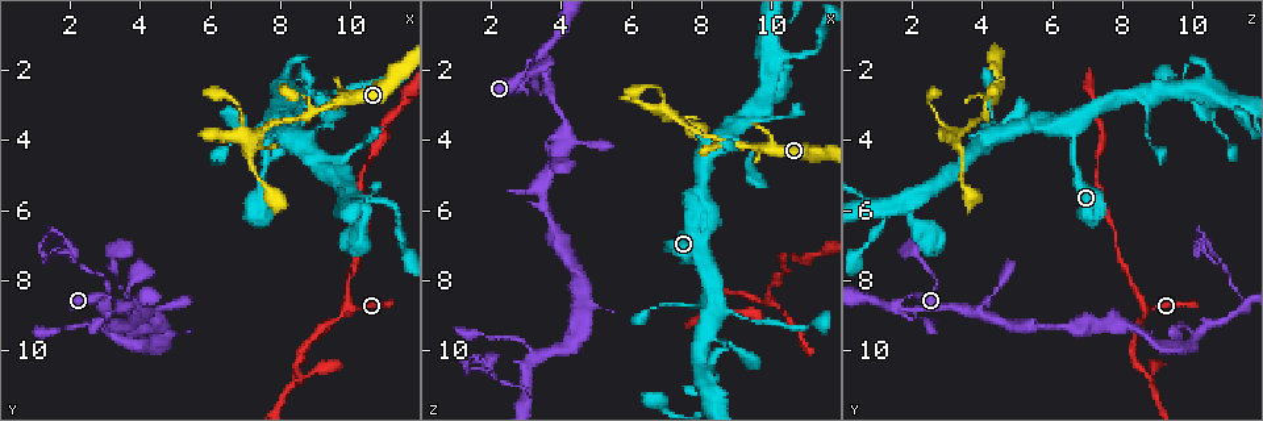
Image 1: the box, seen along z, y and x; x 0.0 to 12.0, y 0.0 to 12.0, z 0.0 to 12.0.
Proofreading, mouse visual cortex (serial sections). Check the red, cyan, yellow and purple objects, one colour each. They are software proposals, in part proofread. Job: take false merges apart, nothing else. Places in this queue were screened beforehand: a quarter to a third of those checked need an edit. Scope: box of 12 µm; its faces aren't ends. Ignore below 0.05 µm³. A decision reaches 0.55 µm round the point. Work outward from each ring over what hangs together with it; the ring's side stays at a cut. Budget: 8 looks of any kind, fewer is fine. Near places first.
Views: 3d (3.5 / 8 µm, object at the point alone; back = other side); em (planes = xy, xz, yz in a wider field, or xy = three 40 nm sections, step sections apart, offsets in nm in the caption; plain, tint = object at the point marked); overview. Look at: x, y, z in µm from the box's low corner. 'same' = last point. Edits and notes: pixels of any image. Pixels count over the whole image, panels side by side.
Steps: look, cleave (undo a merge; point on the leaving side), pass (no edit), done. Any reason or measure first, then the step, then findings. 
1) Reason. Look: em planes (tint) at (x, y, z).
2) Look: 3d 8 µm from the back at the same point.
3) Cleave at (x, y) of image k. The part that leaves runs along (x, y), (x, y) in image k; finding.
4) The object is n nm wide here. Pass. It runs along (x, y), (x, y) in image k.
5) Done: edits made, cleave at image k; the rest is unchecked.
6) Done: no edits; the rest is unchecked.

Look: 3d 3.5 µm at (9.0, 3.2, 4.1).

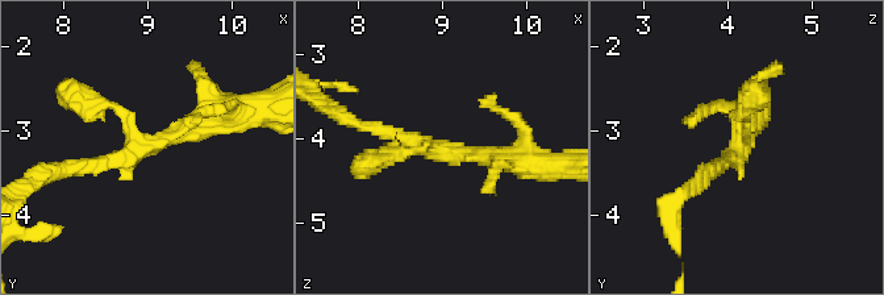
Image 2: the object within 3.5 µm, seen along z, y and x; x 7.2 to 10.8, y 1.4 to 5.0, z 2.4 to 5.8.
Look: em xy step 2 (tint) at (8.95, 3.20, 4.15).

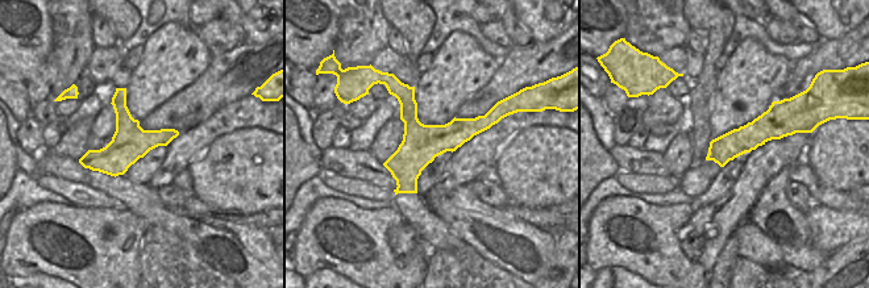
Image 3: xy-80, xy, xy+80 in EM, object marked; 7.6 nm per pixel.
Another direction. Look: em planes (tint) at the same point.

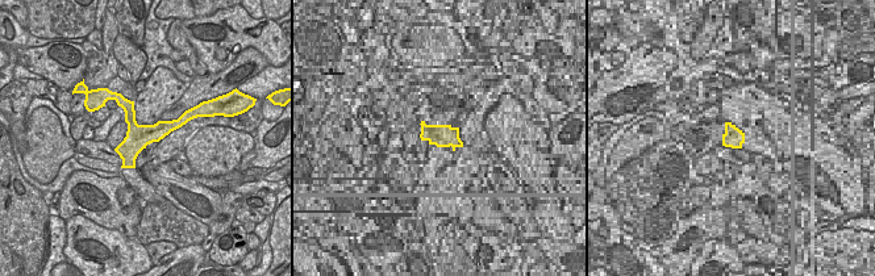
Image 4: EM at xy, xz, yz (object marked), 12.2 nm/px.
Pass. It runs along (224, 117), (66, 170) in image 2; continuous, no second cell.

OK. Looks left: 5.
Three arms meet. Look: 3d 3.5 µm at (7.4, 3.9, 3.4).

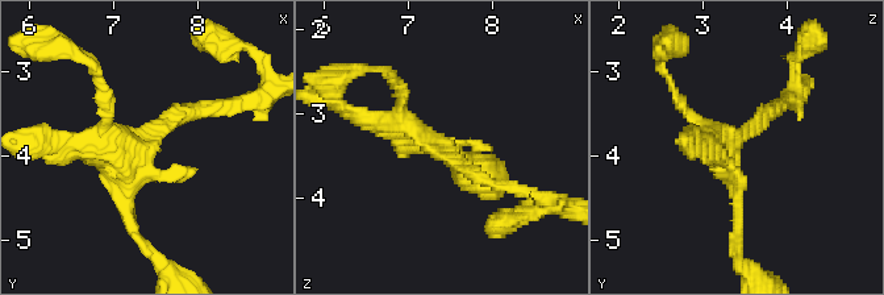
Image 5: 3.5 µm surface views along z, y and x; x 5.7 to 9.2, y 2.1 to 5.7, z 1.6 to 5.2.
Shape alone is not enough. Look: em planes (tint) at (7.35, 3.80, 3.45).

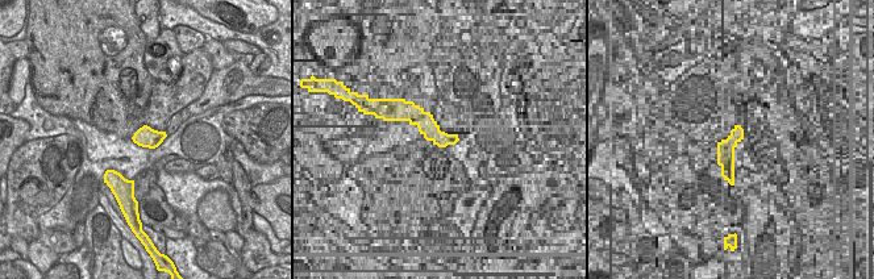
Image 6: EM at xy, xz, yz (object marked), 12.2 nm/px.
Pass. It runs along (504, 186), (399, 119), (362, 119) in image 5; all the same cell.

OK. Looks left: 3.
Thin arm on a thick one. Look: 3d 3.5 µm at (8.6, 2.8, 8.9).

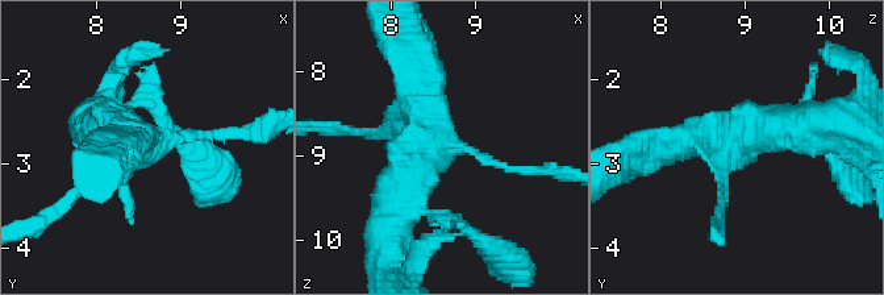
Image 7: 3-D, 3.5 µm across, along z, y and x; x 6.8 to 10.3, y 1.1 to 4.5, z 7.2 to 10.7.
4 arms meet here; the arms are 100, 100, 450, 500 nm wide; shape alone is not enough. Look: em xy step 1 (tint) at (8.65, 2.80, 8.90).

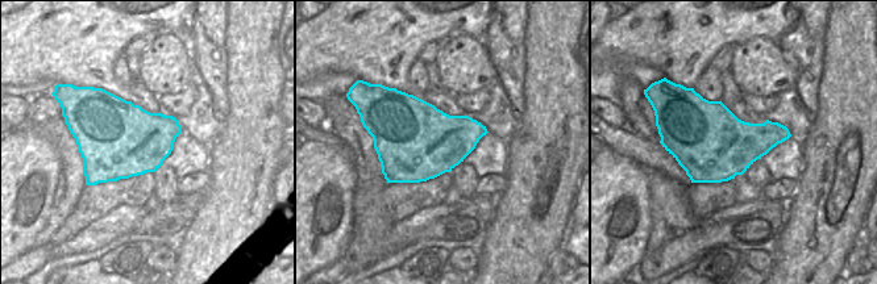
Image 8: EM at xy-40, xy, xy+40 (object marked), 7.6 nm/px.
Look: em xy step 2 (tint) at the same point.

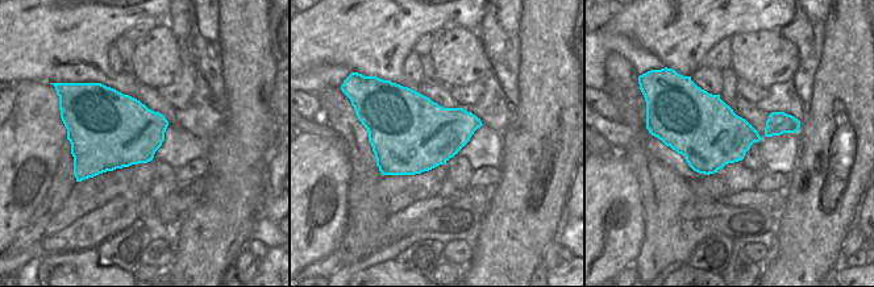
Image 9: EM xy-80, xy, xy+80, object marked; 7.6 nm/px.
The object is 600 nm wide here. Pass. It runs along (649, 152), (810, 124) in image 7; one cell here.

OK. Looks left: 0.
Done: no edits; the rest is unchecked.

